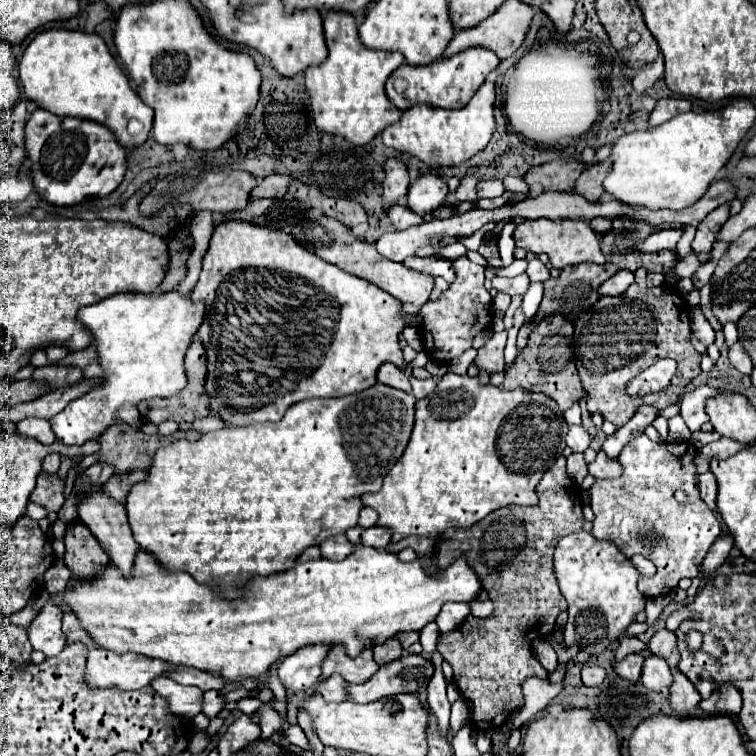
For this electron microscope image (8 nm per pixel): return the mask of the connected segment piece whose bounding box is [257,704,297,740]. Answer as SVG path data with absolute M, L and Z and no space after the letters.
M263 704L263 706L257 710L257 714L259 714L259 726L261 726L261 740L269 740L273 734L279 734L285 726L297 724L297 710L291 710L291 706L289 706L289 712L287 712L287 718L281 718L269 704Z

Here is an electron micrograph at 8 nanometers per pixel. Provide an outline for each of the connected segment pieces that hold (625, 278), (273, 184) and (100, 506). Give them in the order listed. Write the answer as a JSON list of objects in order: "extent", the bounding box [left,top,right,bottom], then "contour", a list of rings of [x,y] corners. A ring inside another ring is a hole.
[{"extent":[599,270,633,296],"contour":[[[619,270],[615,276],[611,276],[607,282],[603,282],[599,286],[601,294],[609,294],[609,296],[619,296],[623,294],[623,290],[627,290],[633,282],[633,272],[629,270]]]},{"extent":[251,174,293,198],"contour":[[[271,174],[267,178],[261,178],[257,186],[251,192],[251,198],[283,198],[287,194],[287,188],[291,186],[293,178],[287,174]]]},{"extent":[77,486,137,576],"contour":[[[99,486],[97,490],[85,494],[79,498],[77,502],[77,512],[81,522],[93,532],[93,536],[99,540],[99,544],[103,546],[103,550],[109,554],[113,566],[117,566],[125,576],[129,576],[131,566],[133,566],[133,558],[137,552],[137,542],[133,540],[131,528],[127,524],[127,514],[125,514],[125,506],[119,504],[117,500],[111,500],[111,496],[107,496],[103,492],[103,486]]]}]

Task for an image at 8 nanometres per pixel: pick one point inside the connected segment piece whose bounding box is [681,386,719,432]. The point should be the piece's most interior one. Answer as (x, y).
(693, 403)

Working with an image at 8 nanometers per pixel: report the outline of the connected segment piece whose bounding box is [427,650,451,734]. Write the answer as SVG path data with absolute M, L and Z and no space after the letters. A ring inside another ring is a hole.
M436 650L431 655L431 660L435 671L433 672L433 676L431 676L431 680L429 680L429 684L427 684L427 702L429 702L431 712L433 712L433 714L437 716L437 720L439 720L441 732L447 734L447 730L449 730L449 710L451 710L451 704L449 704L447 694L445 694L447 684L445 684L441 667L443 656Z

